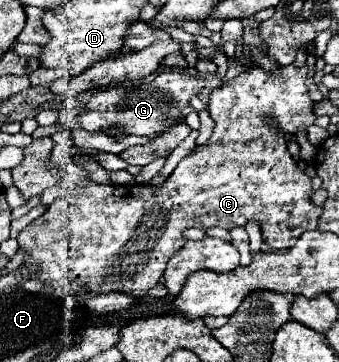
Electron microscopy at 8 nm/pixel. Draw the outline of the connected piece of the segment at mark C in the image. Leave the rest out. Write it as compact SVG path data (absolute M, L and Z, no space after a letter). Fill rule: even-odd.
M299 53L299 57L291 65L281 67L279 77L271 77L263 69L253 67L251 71L243 71L241 75L225 81L221 89L211 91L209 115L215 121L211 143L197 147L193 155L185 157L163 185L99 185L91 181L73 195L57 199L45 215L29 223L19 233L19 245L27 253L25 261L19 267L19 273L23 277L47 283L49 289L45 291L45 295L63 299L97 297L113 291L141 299L159 283L167 265L165 259L171 259L171 255L175 255L175 251L179 251L183 243L187 243L183 229L233 229L245 227L249 221L257 221L261 225L263 241L273 251L291 249L301 233L317 229L319 215L323 213L323 207L311 201L315 191L311 177L307 177L303 169L297 167L291 153L287 151L287 139L279 135L281 131L295 133L297 129L307 129L315 123L315 115L311 111L313 101L305 87L305 59L307 55ZM267 115L273 115L275 123L271 123ZM27 265L35 267L33 275L25 271Z

